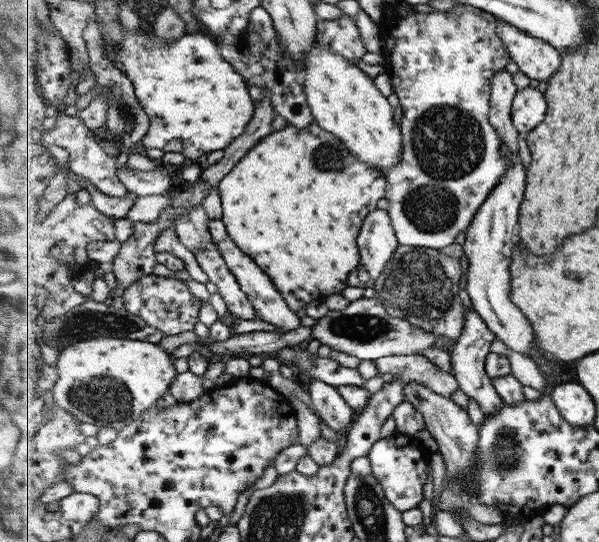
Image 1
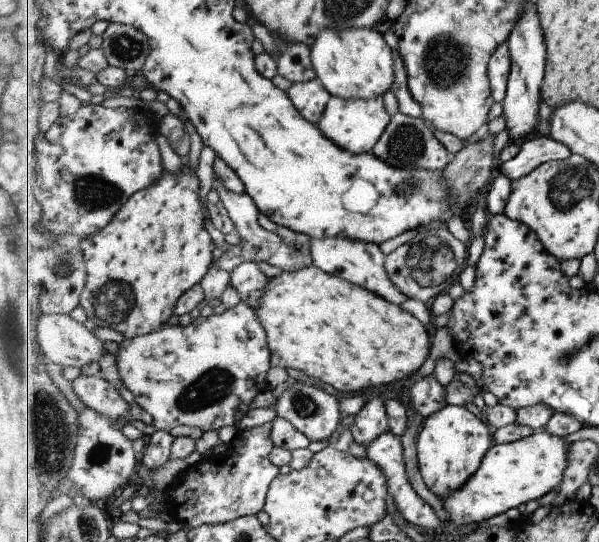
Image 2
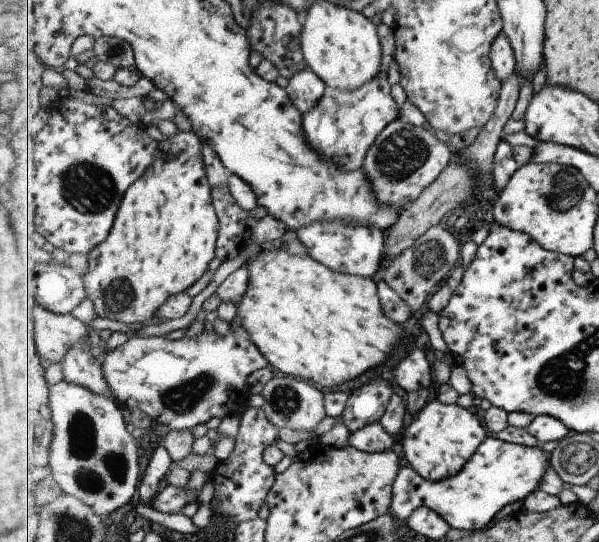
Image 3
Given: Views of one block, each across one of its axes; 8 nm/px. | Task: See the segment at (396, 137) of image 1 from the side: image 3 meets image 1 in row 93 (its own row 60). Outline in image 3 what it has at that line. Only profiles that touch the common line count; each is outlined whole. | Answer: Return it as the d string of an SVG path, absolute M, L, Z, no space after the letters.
M317 1L302 19L301 44L305 60L329 88L357 90L381 76L384 71L384 46L377 24L371 24L367 16L349 8L341 8L333 2Z

